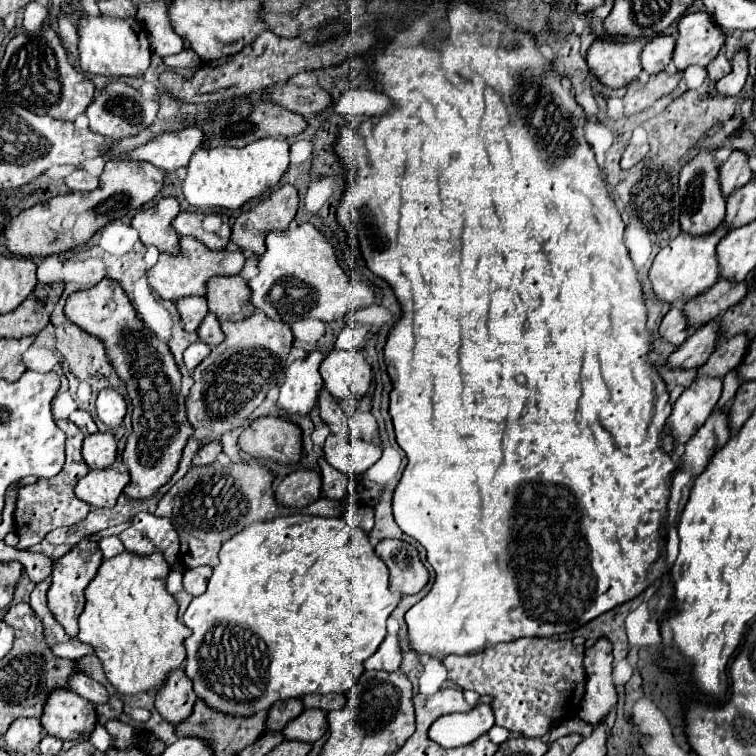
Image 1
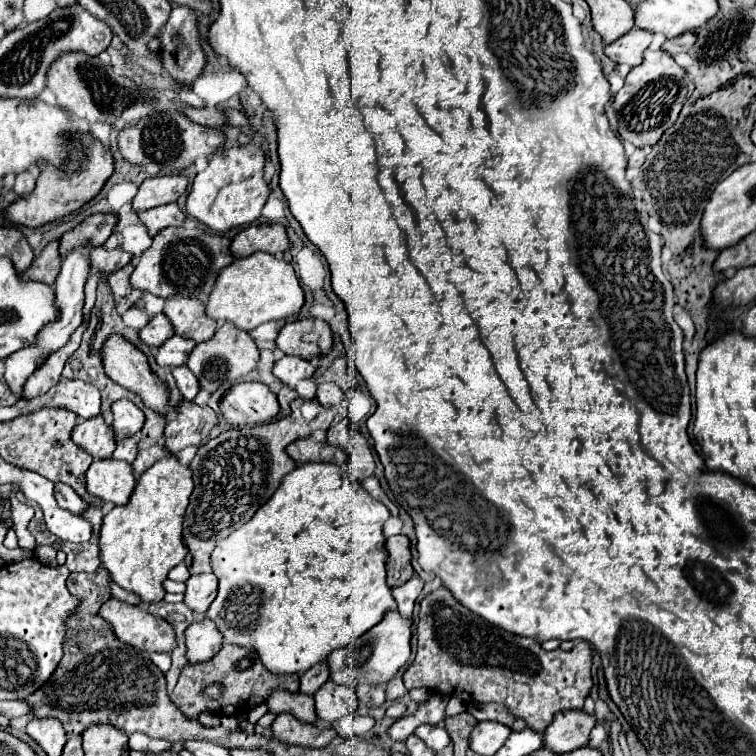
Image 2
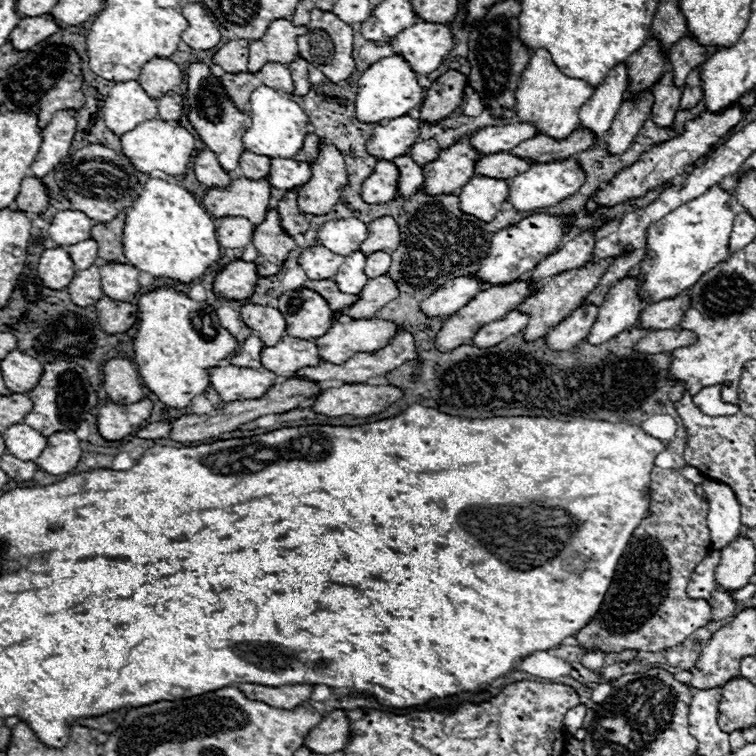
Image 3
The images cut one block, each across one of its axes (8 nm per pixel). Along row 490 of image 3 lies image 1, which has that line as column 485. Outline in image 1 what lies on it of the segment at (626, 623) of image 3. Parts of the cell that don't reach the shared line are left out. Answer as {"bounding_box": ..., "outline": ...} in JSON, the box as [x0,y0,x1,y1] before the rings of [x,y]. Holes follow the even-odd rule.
{"bounding_box":[442,638,586,738],"outline":[[[518,638],[508,644],[490,646],[478,654],[450,654],[442,664],[448,670],[448,680],[458,684],[462,690],[492,696],[490,706],[498,726],[524,736],[542,738],[558,720],[570,718],[578,712],[586,694],[586,672],[582,660],[584,646],[574,646],[572,640]]]}

